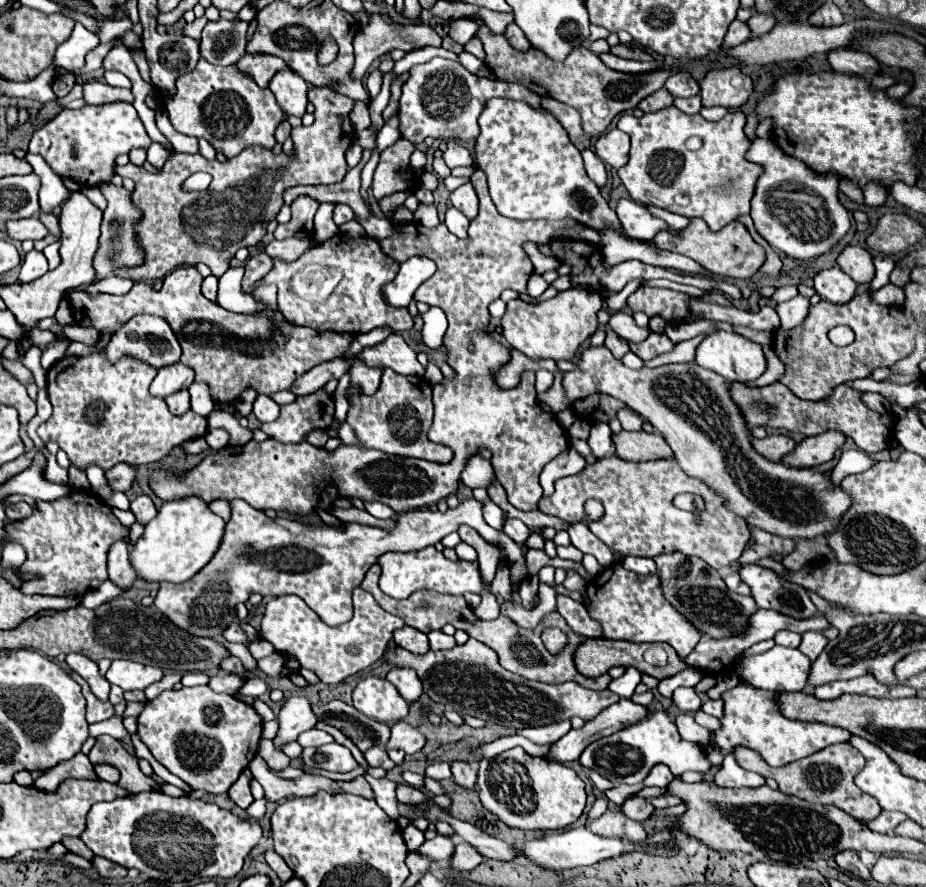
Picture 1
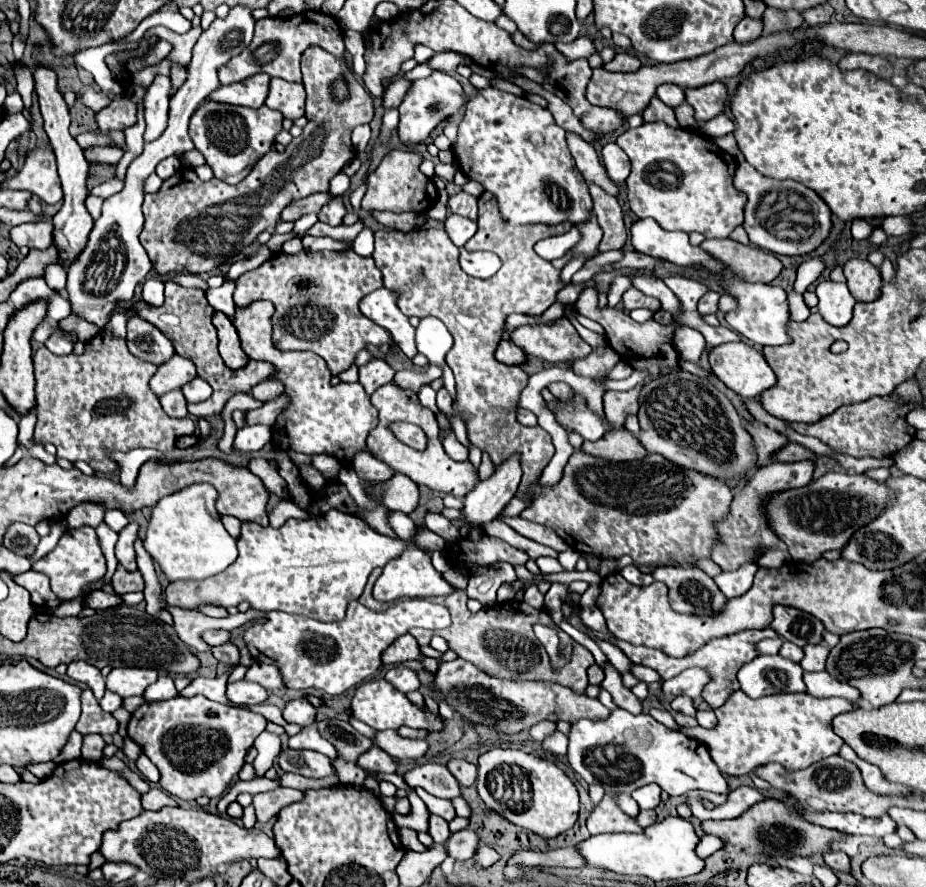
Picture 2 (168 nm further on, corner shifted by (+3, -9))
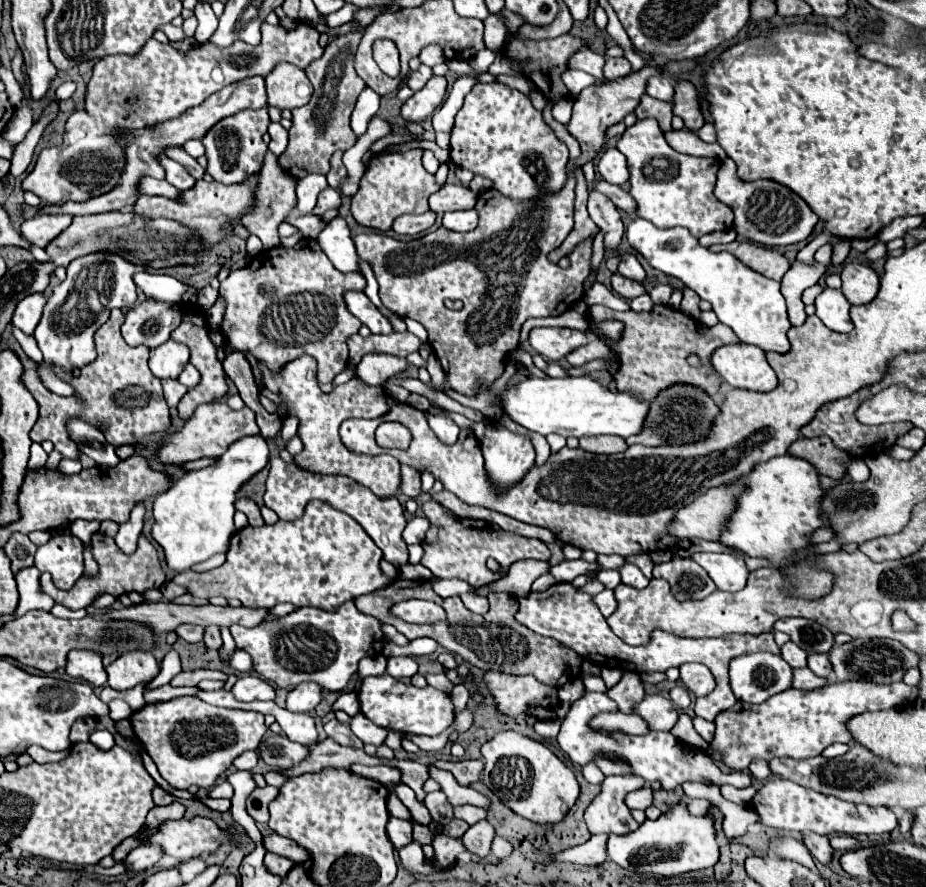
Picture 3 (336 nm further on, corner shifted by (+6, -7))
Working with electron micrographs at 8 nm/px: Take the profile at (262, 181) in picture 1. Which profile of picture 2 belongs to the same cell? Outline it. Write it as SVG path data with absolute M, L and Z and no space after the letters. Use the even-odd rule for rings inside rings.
M309 46L303 52L301 60L301 72L303 72L303 86L307 92L307 120L309 124L303 128L303 134L299 138L293 138L287 146L285 154L265 154L257 160L253 170L247 178L243 178L239 184L231 186L219 178L211 178L209 182L201 182L193 168L179 168L171 178L163 180L159 192L147 194L143 202L143 214L145 214L145 250L149 250L149 258L153 262L153 268L159 276L167 276L171 272L213 272L219 266L227 264L229 258L237 256L241 250L251 246L257 236L265 230L273 230L277 222L281 220L281 212L285 206L291 204L291 200L301 200L317 192L329 192L329 180L357 154L357 150L351 144L351 132L357 124L369 124L373 118L373 98L367 94L363 86L359 86L351 74L347 60L337 60L333 54L323 50L321 46ZM347 74L351 96L345 104L333 104L329 96L329 84L337 76Z

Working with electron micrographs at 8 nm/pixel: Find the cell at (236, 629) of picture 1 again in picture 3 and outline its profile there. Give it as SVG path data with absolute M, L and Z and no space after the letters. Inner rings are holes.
M182 624L178 626L174 632L184 638L186 642L200 642L202 640L202 626L194 626L194 624Z

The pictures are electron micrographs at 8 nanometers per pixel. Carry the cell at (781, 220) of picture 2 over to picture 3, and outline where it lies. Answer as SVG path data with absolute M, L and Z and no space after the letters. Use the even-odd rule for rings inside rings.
M726 158L718 168L714 196L732 208L734 230L762 246L788 246L802 242L812 234L814 224L818 222L818 216L804 202L800 202L792 190L786 190L786 186L770 180L742 182L734 174L734 162L730 158Z

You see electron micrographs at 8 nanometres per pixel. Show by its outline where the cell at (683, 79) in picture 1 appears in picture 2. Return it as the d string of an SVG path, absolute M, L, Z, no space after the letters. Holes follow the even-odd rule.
M661 84L657 88L657 98L663 100L667 106L675 108L675 106L685 102L685 92L679 86L675 86L675 84Z

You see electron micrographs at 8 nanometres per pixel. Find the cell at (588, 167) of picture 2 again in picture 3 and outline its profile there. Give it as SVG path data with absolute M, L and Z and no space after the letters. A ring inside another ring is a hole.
M596 182L594 190L606 194L616 204L618 210L624 210L626 214L630 214L630 216L636 218L636 202L634 202L634 198L626 190L622 190L620 186L612 186L608 182Z

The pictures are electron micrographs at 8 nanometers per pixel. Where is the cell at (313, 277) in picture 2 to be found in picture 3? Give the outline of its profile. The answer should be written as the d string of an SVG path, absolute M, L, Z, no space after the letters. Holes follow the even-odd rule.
M302 238L294 248L282 248L282 246L278 246L278 248L272 248L272 250L264 250L264 252L260 252L256 258L252 258L246 268L242 268L242 270L232 270L230 276L220 284L220 298L224 298L224 302L226 302L226 310L224 310L224 318L222 318L222 326L220 326L222 336L224 336L226 342L228 342L228 344L226 344L226 354L228 354L228 352L234 352L234 350L238 350L238 352L242 352L242 354L248 352L248 354L252 354L254 360L264 362L266 368L272 370L272 372L278 372L278 370L282 370L284 364L288 364L288 362L292 362L292 360L296 360L296 358L300 358L302 354L308 354L308 356L316 358L316 362L318 362L318 372L316 372L318 382L322 382L322 384L332 382L332 380L336 378L336 374L340 374L340 372L346 368L346 362L348 362L348 346L346 346L346 340L348 340L348 336L356 334L356 332L360 330L360 326L362 326L362 322L358 322L358 318L354 318L354 316L346 310L346 304L342 302L342 294L344 294L346 290L364 290L364 288L366 288L366 278L364 278L362 274L354 274L354 272L342 274L342 272L338 272L338 270L332 266L332 262L328 260L328 256L320 250L318 242L312 240L312 238Z

